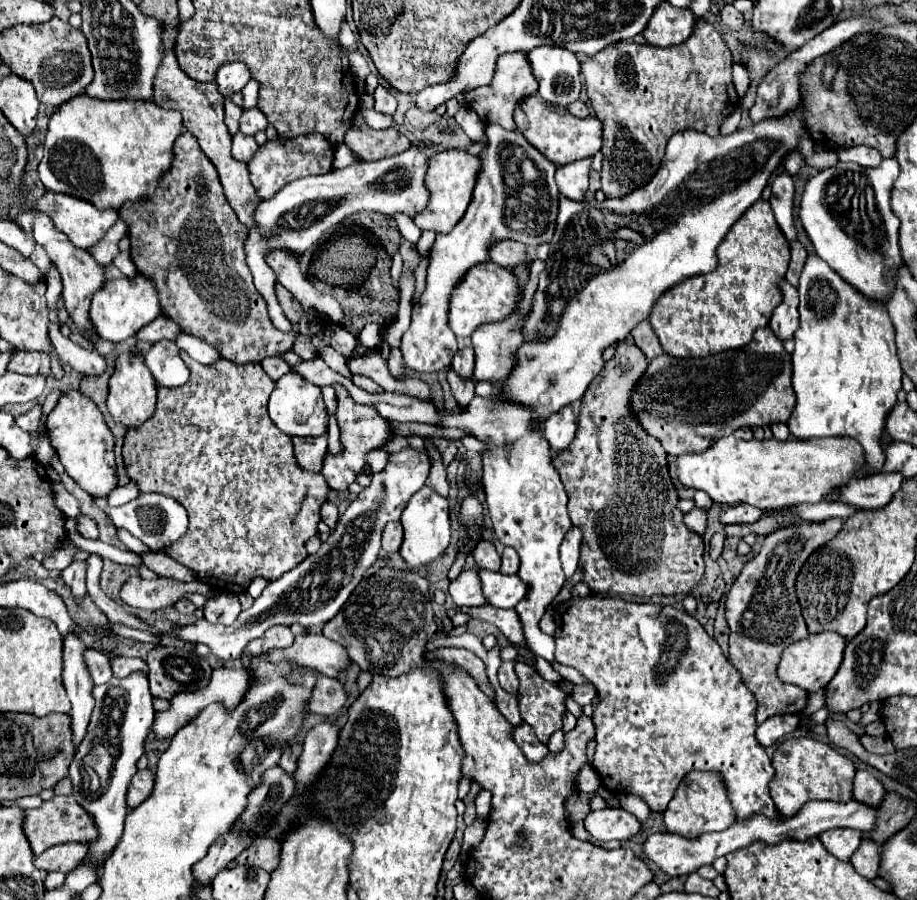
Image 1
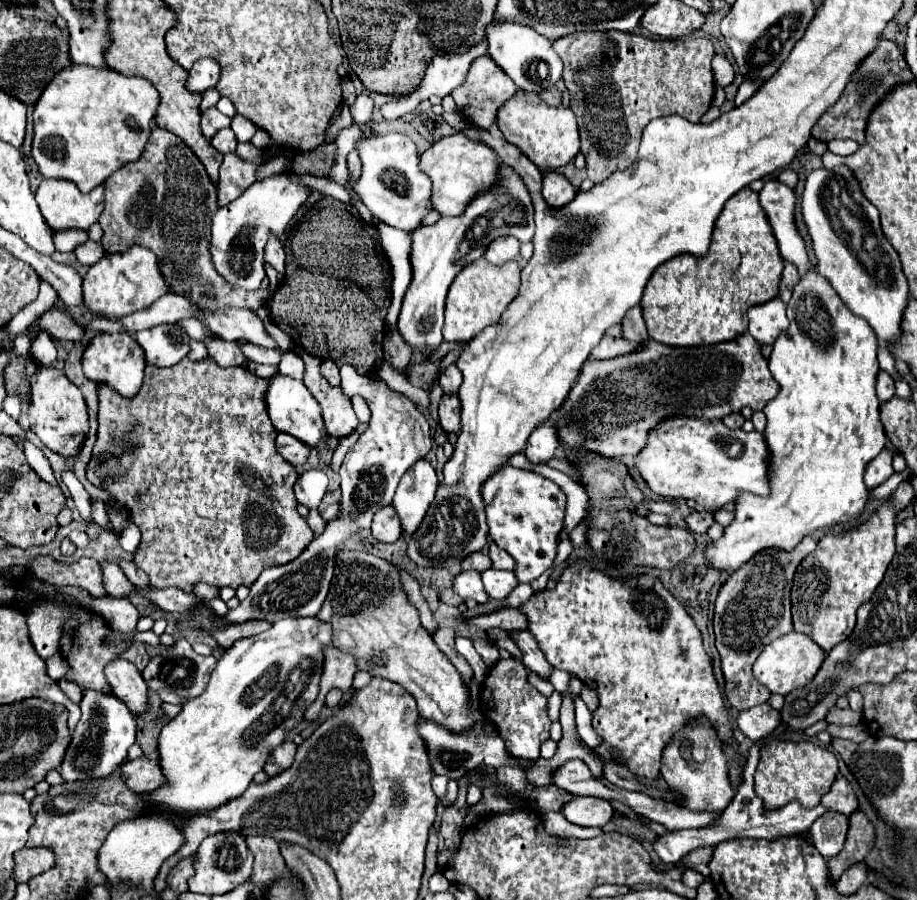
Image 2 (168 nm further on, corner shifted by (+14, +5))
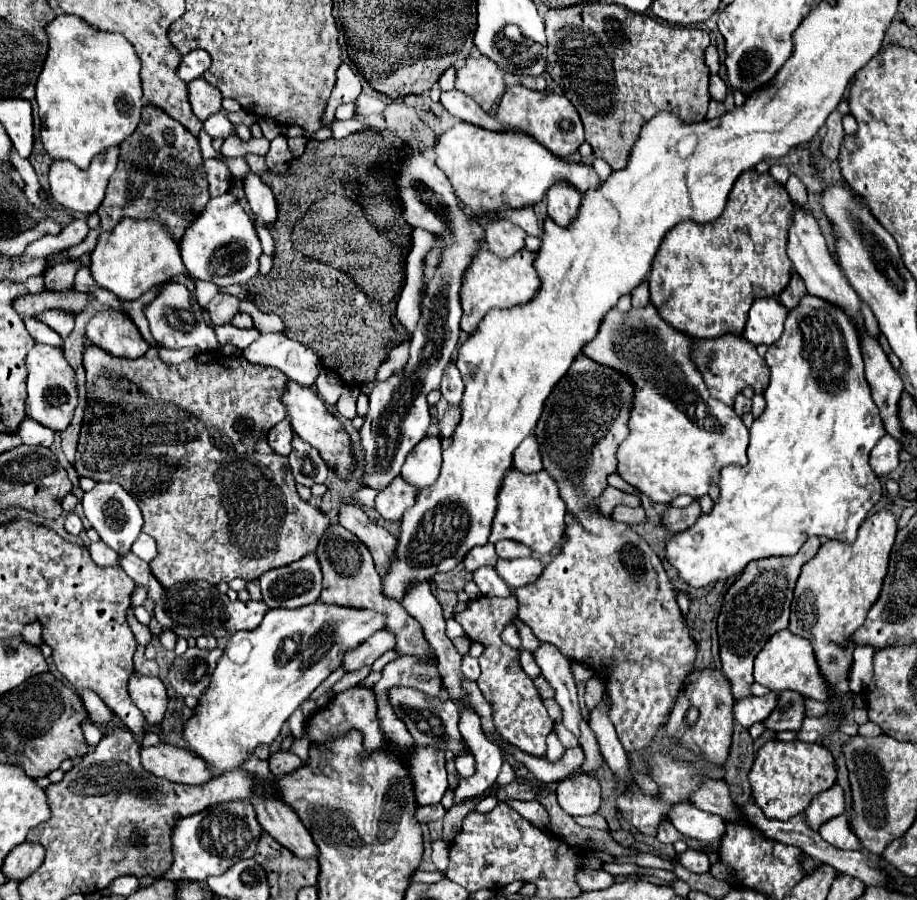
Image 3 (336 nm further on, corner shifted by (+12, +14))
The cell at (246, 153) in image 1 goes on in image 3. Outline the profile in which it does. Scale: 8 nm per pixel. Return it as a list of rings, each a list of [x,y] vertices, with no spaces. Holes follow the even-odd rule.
[[[219,111],[215,115],[211,115],[205,123],[203,123],[203,129],[215,139],[215,137],[221,137],[221,139],[227,139],[231,133],[233,133],[233,123],[227,119],[225,111]]]

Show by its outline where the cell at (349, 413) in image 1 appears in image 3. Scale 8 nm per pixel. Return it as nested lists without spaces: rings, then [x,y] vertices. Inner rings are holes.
[[[321,371],[319,377],[315,379],[313,387],[317,389],[317,393],[319,393],[319,397],[323,399],[325,405],[335,407],[339,397],[341,397],[341,391],[343,391],[343,379],[337,373]]]

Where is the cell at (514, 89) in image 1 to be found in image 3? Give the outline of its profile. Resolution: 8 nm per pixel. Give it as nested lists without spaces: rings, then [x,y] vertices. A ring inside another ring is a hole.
[[[467,57],[457,69],[455,89],[473,97],[485,111],[491,111],[505,91],[505,73],[489,57]]]

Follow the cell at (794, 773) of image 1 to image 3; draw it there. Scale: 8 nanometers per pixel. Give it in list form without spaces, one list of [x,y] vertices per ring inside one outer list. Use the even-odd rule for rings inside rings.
[[[767,741],[755,757],[755,763],[749,771],[749,783],[753,789],[755,803],[763,809],[765,817],[787,821],[793,815],[803,813],[811,799],[835,785],[837,771],[835,771],[835,759],[831,751],[817,743],[805,743],[805,741]]]

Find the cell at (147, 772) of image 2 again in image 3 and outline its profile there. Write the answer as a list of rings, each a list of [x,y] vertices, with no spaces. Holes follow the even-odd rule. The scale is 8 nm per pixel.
[[[167,743],[143,747],[141,763],[143,767],[147,767],[147,773],[173,783],[199,785],[213,777],[211,773],[207,773],[207,765],[197,755],[183,747],[173,747]]]

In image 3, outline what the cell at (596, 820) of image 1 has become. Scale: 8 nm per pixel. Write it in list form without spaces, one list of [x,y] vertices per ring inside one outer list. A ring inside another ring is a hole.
[[[573,775],[555,789],[557,801],[571,817],[593,815],[601,805],[601,785],[591,775]]]

